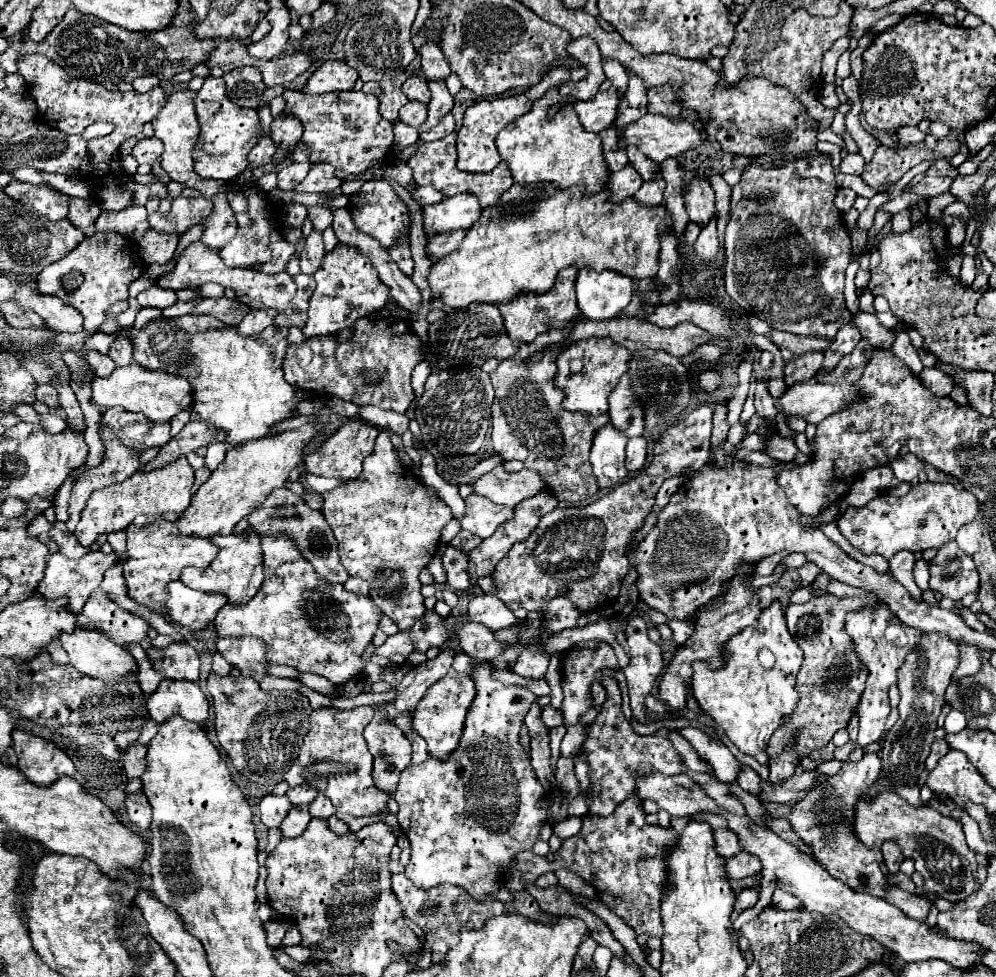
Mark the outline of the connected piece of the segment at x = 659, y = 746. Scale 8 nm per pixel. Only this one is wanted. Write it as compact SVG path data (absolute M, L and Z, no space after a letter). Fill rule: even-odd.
M601 678L601 684L607 690L607 700L603 704L603 710L599 712L597 720L589 726L589 738L583 746L587 750L587 762L589 762L589 776L593 782L591 790L591 814L611 814L617 804L621 804L625 798L633 796L633 778L641 776L645 772L663 772L663 774L679 774L683 758L673 748L673 744L657 734L641 736L637 734L631 724L625 720L621 710L621 690L617 686L615 678Z

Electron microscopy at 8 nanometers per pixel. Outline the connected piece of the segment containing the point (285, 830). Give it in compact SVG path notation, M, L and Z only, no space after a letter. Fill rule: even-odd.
M293 806L289 810L289 814L285 816L285 820L281 822L279 830L281 830L283 838L297 838L305 830L309 820L311 820L309 806Z

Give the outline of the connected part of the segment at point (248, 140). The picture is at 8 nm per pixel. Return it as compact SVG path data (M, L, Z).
M207 76L201 90L197 90L195 112L201 126L201 134L195 146L195 172L201 178L231 182L235 176L251 168L247 162L247 152L257 144L261 136L257 110L235 106L225 94L225 80Z

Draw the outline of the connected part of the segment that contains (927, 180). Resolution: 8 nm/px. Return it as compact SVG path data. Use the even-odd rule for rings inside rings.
M925 176L915 186L915 192L921 198L933 198L933 196L939 196L939 194L949 192L951 190L951 184L953 184L953 178L949 178L949 176Z

